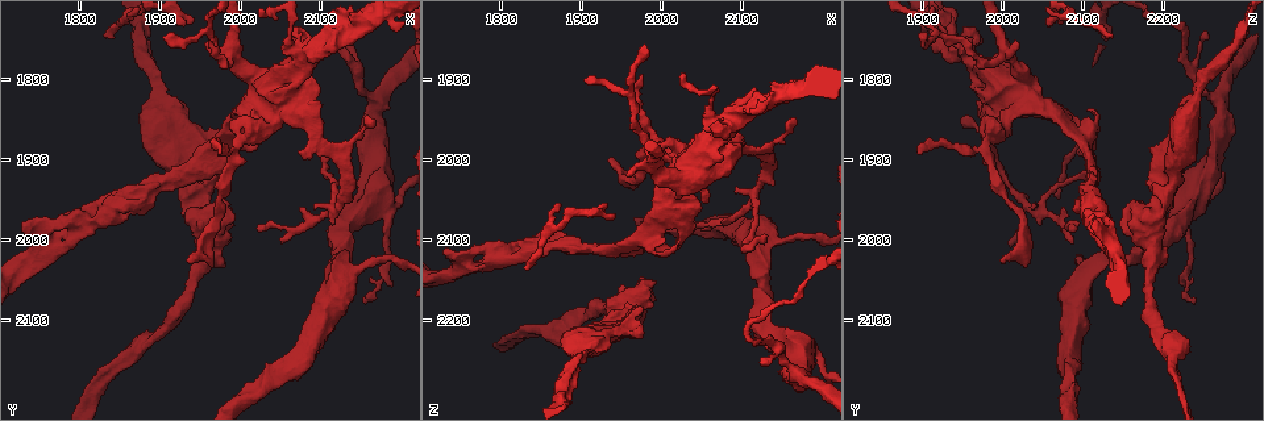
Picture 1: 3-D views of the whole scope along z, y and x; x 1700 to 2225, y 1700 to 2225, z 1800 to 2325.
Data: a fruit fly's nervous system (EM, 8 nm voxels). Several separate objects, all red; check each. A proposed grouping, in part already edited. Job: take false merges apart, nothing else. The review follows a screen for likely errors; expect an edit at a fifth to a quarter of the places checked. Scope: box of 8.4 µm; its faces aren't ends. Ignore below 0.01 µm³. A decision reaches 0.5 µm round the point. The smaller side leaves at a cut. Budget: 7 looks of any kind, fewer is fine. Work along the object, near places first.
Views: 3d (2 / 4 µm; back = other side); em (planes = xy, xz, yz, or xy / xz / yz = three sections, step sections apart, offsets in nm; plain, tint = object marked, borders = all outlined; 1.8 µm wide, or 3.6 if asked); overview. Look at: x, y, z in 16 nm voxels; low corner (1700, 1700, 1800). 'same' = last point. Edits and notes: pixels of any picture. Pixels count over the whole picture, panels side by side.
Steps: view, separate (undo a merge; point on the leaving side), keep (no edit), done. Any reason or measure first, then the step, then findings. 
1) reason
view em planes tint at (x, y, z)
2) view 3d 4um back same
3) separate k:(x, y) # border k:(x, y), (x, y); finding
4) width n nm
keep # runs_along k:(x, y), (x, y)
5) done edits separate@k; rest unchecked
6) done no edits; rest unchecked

sudden change in width
view em xy step 8 tint at (1845, 2165, 2215)

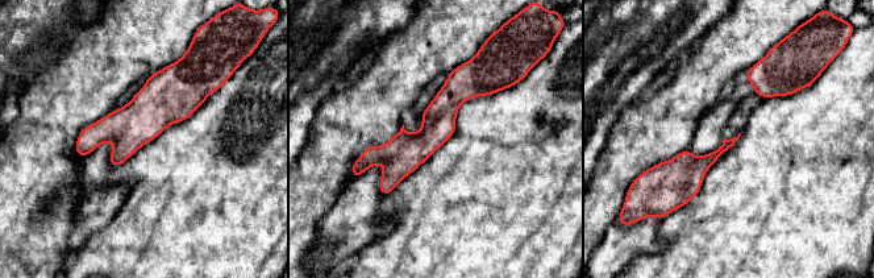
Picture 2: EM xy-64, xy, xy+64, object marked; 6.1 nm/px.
keep # all the same neuron

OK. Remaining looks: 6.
a fork
view 3d 4um at (1795, 1975, 2115)

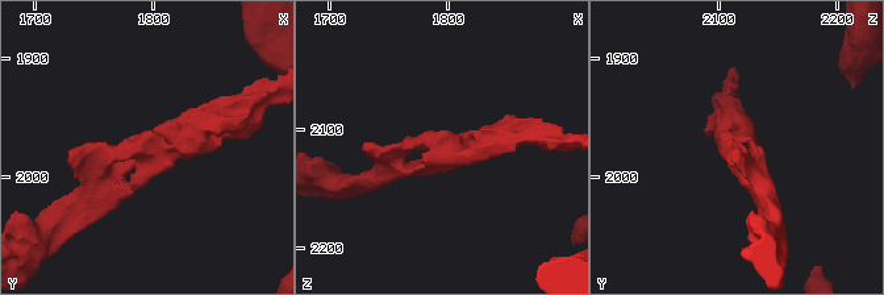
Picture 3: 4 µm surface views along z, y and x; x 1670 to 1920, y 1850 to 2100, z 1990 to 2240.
need the tissue
view em planes tint at (1796, 1976, 2114)

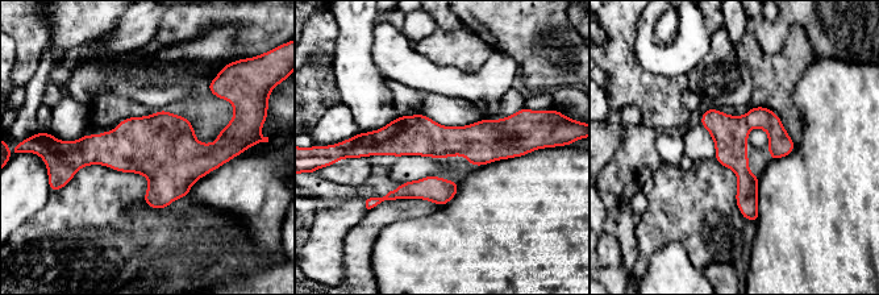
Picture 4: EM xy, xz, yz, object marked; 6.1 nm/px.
keep # runs_along 4:(363, 141), (508, 141), (521, 152); continuous, no second neuron

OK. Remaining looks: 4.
touches itself
view em planes plain at (1995, 1885, 1980)

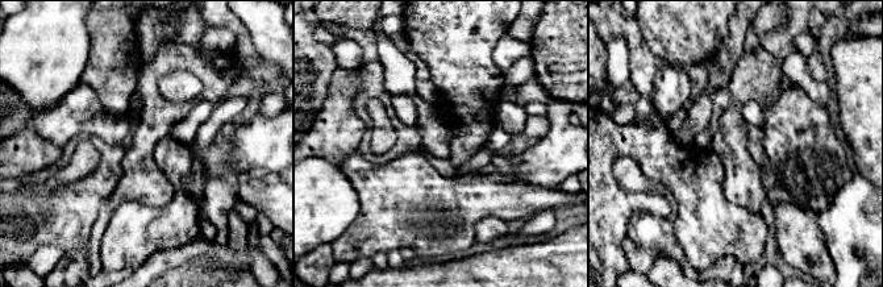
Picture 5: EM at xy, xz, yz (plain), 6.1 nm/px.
with the object marked
view em planes tint same

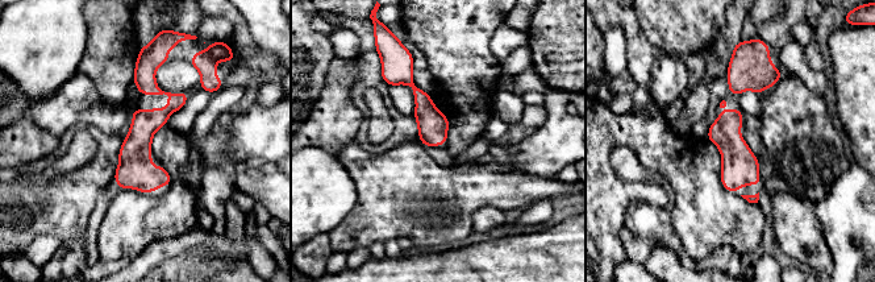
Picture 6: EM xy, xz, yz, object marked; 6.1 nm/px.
keep # all the same neuron

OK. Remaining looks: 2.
done no edits; rest unchecked

